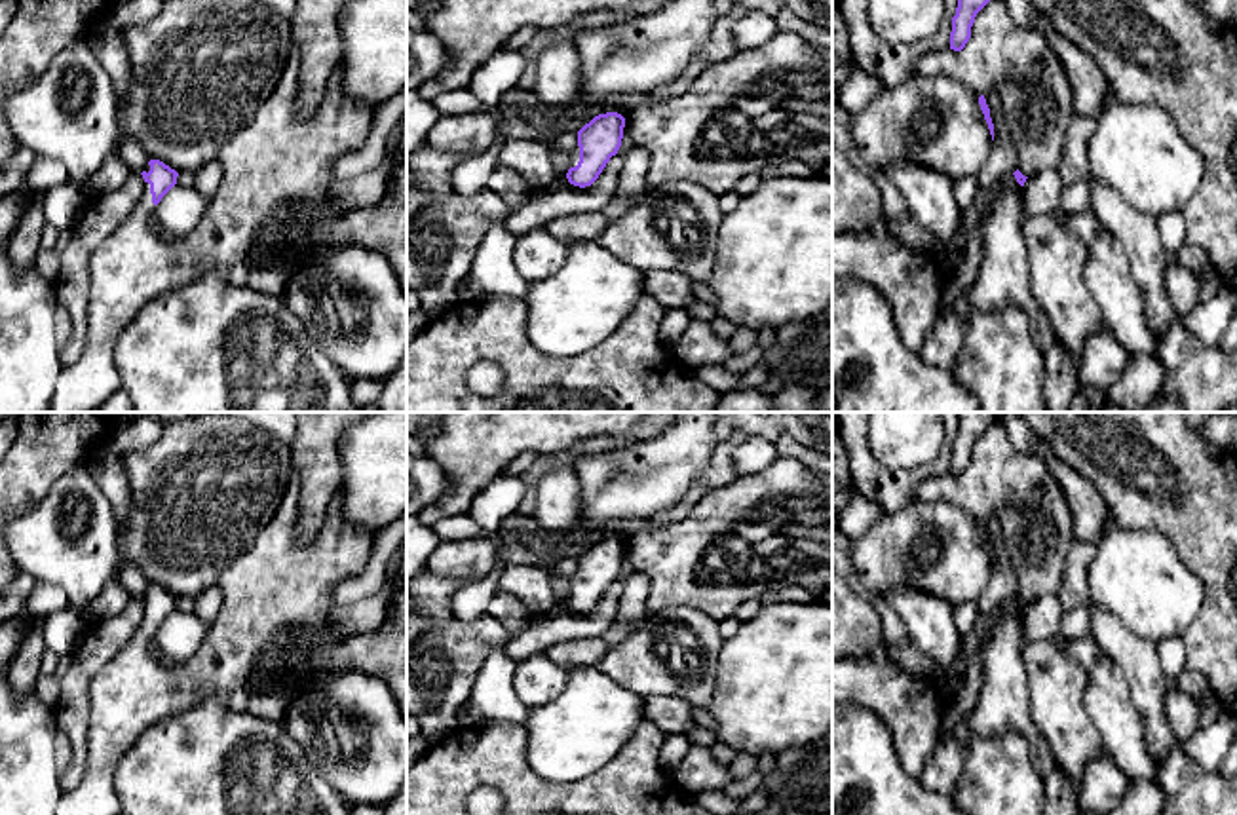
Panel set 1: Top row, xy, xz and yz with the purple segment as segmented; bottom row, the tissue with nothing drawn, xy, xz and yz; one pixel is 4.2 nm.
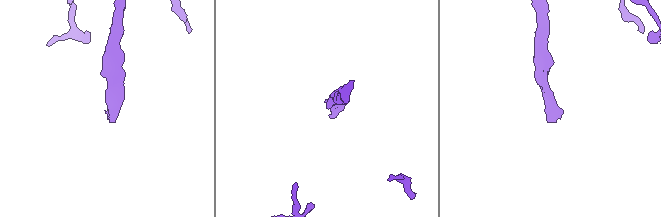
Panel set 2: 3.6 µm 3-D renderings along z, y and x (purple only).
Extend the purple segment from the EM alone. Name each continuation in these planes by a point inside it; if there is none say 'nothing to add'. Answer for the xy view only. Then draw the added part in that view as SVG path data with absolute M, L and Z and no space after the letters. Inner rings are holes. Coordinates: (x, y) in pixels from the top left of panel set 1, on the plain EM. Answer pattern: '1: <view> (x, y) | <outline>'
1: xy (270, 641) | M295 473L274 519L257 536L255 543L222 572L219 585L222 587L224 602L215 623L207 627L203 642L188 661L167 667L152 655L150 642L156 638L156 631L152 629L150 610L144 608L144 617L135 636L91 680L86 773L76 787L63 788L55 815L122 815L122 804L114 787L114 773L122 756L148 728L203 701L219 701L234 712L279 722L291 701L315 680L323 680L327 673L361 671L380 676L390 686L407 718L407 540L403 541L405 557L399 574L386 583L388 604L384 621L376 629L361 629L346 638L338 638L329 625L329 612L336 606L334 589L342 579L359 574L367 566L374 551L376 534L344 519L340 488L333 496L323 526L312 543L300 543L295 538L298 511L300 484Z

